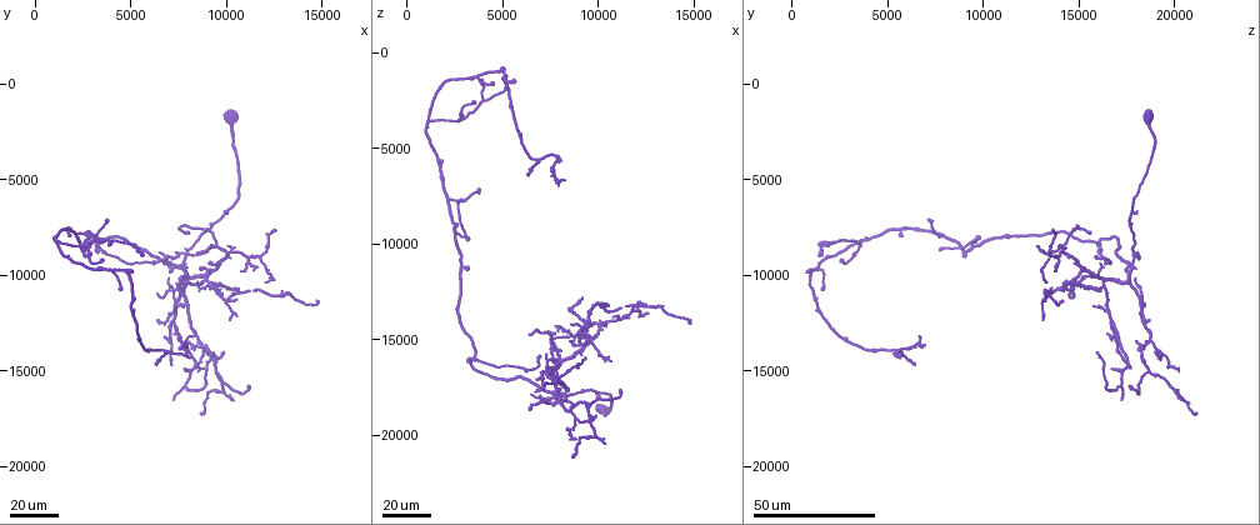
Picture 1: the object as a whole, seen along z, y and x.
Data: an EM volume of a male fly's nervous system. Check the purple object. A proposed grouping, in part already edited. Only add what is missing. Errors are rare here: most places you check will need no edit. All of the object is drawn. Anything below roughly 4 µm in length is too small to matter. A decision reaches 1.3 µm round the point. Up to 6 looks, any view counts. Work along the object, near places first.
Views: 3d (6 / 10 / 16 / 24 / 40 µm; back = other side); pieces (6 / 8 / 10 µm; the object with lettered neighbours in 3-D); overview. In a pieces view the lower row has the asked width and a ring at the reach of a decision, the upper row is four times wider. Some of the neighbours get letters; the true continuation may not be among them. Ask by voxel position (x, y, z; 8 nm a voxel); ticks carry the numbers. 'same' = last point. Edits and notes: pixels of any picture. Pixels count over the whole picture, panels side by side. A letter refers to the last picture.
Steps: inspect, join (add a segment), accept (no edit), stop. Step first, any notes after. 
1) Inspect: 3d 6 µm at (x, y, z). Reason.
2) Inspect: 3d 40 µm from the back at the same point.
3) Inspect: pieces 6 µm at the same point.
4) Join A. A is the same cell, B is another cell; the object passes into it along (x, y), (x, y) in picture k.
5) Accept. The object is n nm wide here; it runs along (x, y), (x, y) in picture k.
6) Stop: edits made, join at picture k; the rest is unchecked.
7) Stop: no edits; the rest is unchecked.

Inspect: 3d 24 µm at (7200, 16600, 17100). Free end.

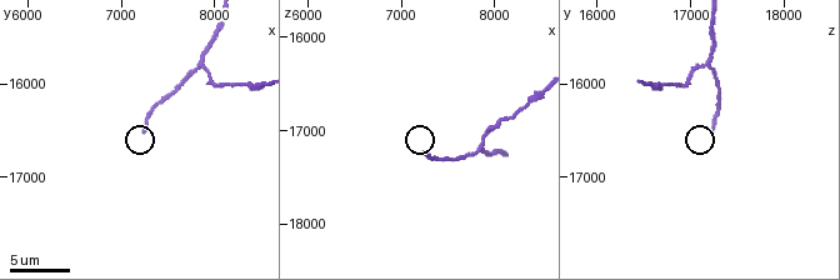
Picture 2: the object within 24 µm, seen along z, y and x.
Inspect: pieces 10 µm at (7200, 16500, 17200).

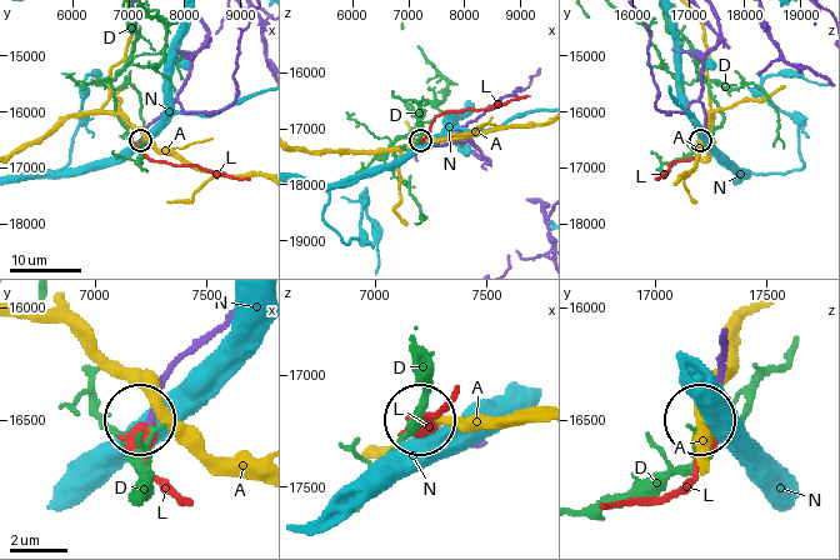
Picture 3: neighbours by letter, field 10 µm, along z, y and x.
Join L. The object is 200 nm wide here; L is the same cell, A, D and N are other cells; the object passes into it along (154, 120), (141, 140), (150, 159), (229, 175) in picture 3; the cell continues.

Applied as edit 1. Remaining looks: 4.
Inspect: overview.

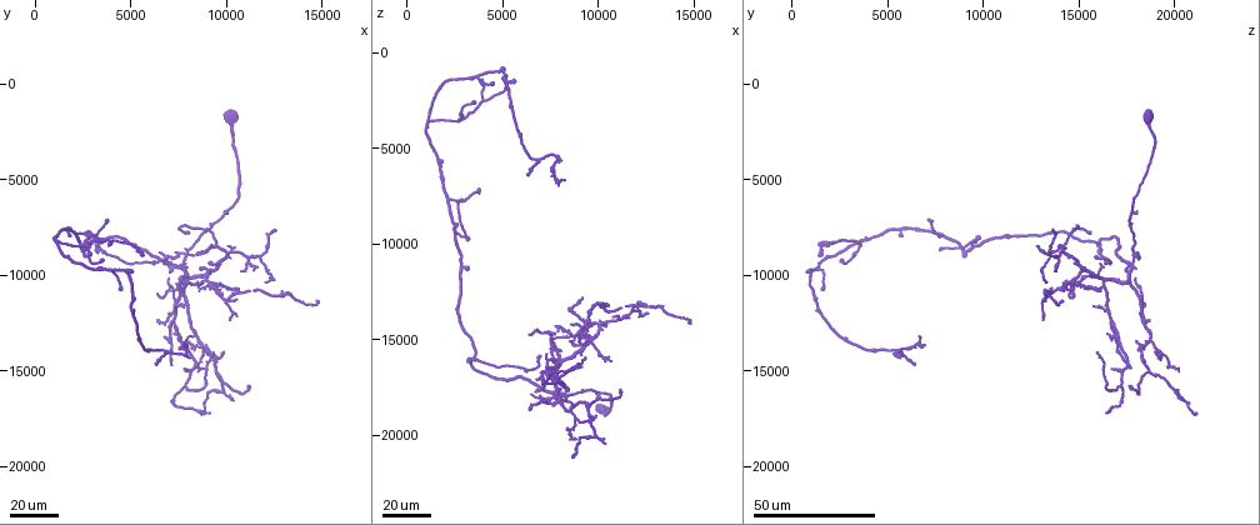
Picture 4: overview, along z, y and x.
Inspect: 3d 24 µm at (6900, 13200, 17000). Free end.

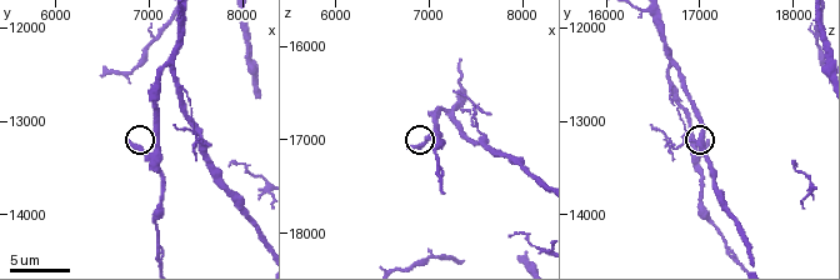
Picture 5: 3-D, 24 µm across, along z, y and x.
Inspect: pieces 8 µm at (6800, 13250, 17100).

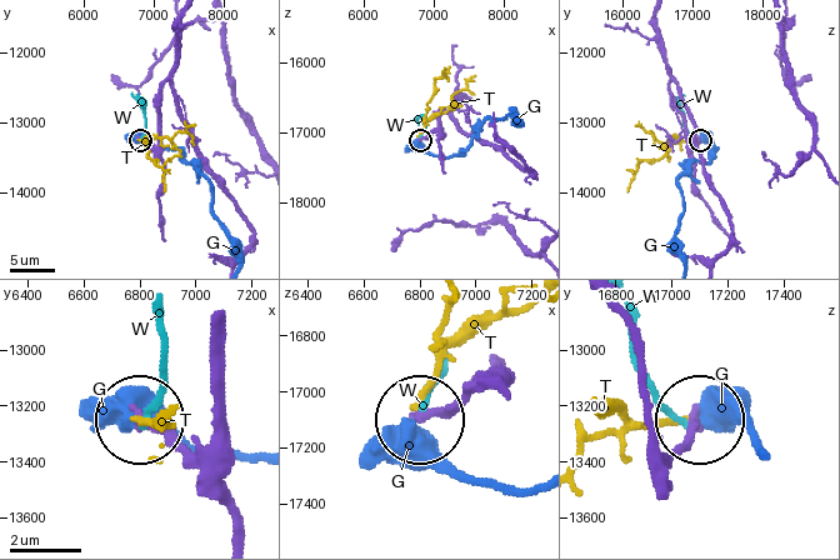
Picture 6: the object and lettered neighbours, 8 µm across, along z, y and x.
Accept. The object is 220 nm wide here; G, T and W are other cells; none of them fits.

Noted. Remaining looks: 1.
Stop: edits made, join at picture 3; the rest is unchecked.

